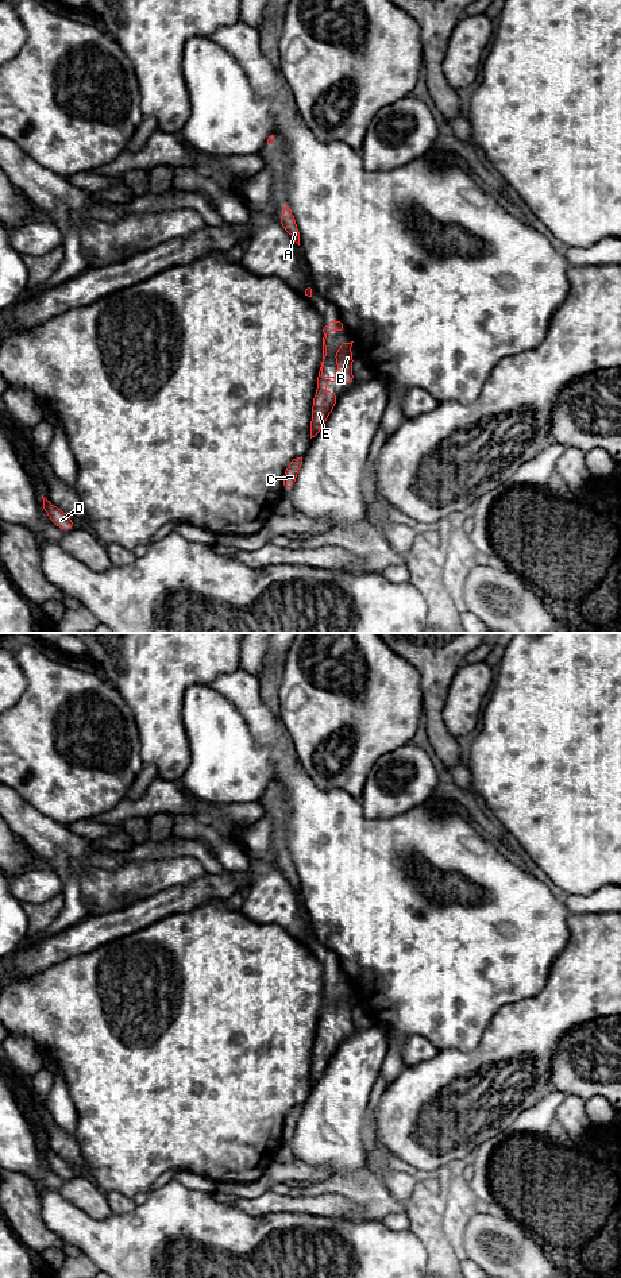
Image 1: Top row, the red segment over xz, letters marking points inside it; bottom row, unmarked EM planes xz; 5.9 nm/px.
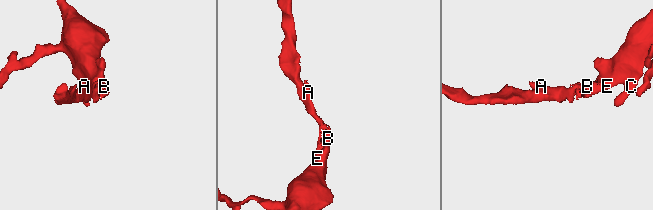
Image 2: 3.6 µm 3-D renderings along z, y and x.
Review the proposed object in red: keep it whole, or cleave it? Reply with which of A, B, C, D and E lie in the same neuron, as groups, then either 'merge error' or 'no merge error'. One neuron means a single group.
A B C D E | no merge error

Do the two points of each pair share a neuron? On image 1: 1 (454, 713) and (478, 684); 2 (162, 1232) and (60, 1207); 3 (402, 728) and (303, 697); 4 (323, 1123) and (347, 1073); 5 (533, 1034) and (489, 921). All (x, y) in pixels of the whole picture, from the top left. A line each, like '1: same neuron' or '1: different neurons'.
1: same neuron
2: same neuron
3: same neuron
4: same neuron
5: different neurons

